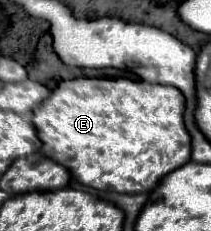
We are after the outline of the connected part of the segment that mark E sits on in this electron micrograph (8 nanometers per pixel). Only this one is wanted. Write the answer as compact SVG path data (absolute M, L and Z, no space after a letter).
M67 79L53 91L51 99L33 111L31 123L39 131L43 143L41 153L69 169L71 177L81 185L99 191L117 193L149 193L163 175L185 165L191 159L191 137L183 127L183 95L171 85L153 85L131 79Z

